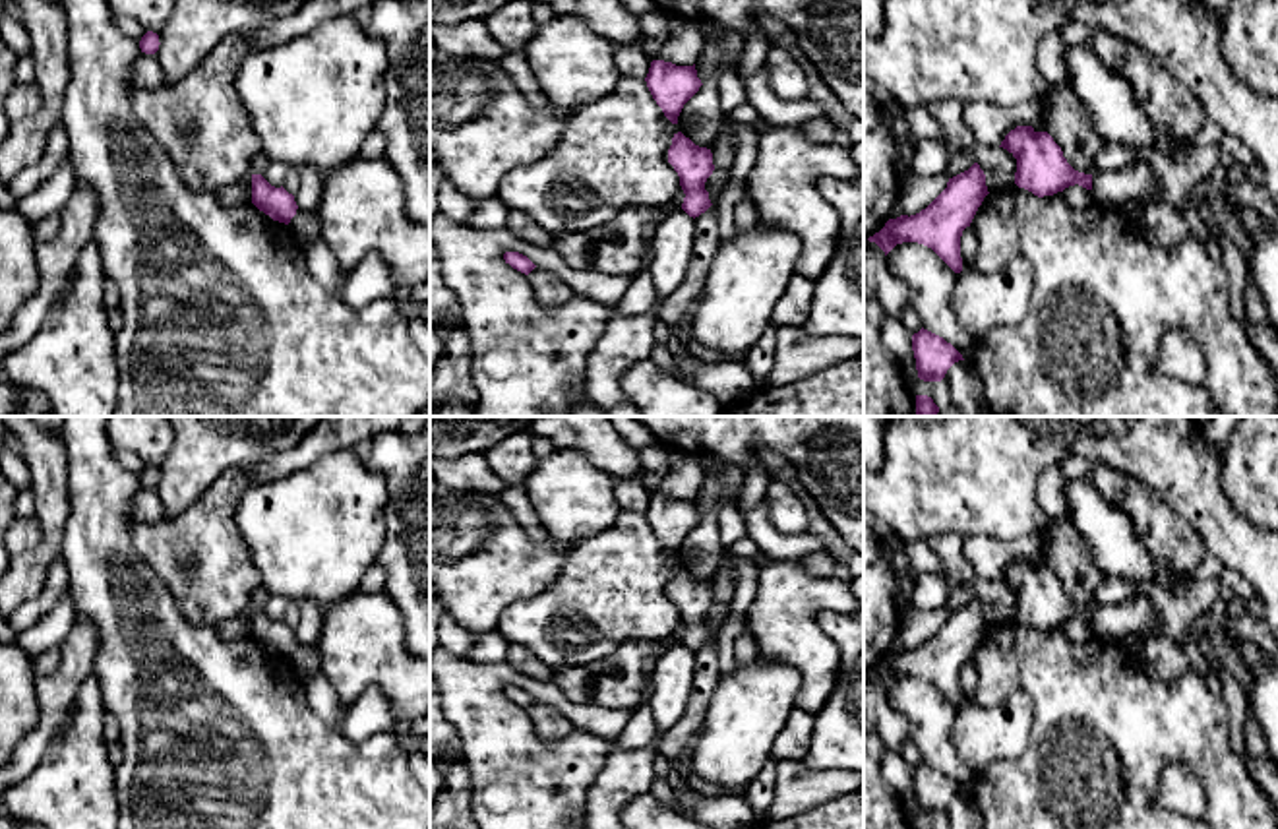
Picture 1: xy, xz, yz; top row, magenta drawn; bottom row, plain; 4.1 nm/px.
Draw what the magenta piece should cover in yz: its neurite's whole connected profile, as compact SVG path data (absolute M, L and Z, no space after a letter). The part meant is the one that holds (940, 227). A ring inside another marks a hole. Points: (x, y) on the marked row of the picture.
M978 163L949 178L947 188L920 213L889 219L869 236L885 256L902 242L931 248L955 273L962 271L960 236L988 196L986 174Z

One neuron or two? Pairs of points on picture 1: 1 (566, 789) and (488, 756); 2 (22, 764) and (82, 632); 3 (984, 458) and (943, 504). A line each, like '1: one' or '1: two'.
1: one
2: one
3: one

